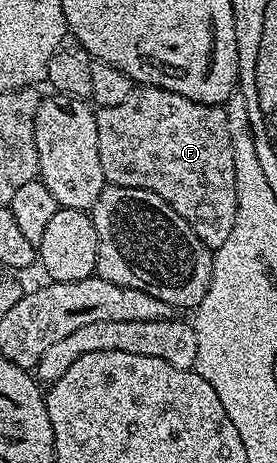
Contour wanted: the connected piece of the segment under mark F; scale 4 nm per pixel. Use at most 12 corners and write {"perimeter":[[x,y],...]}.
{"perimeter":[[139,84],[98,107],[110,185],[145,188],[208,248],[237,216],[223,106]]}

